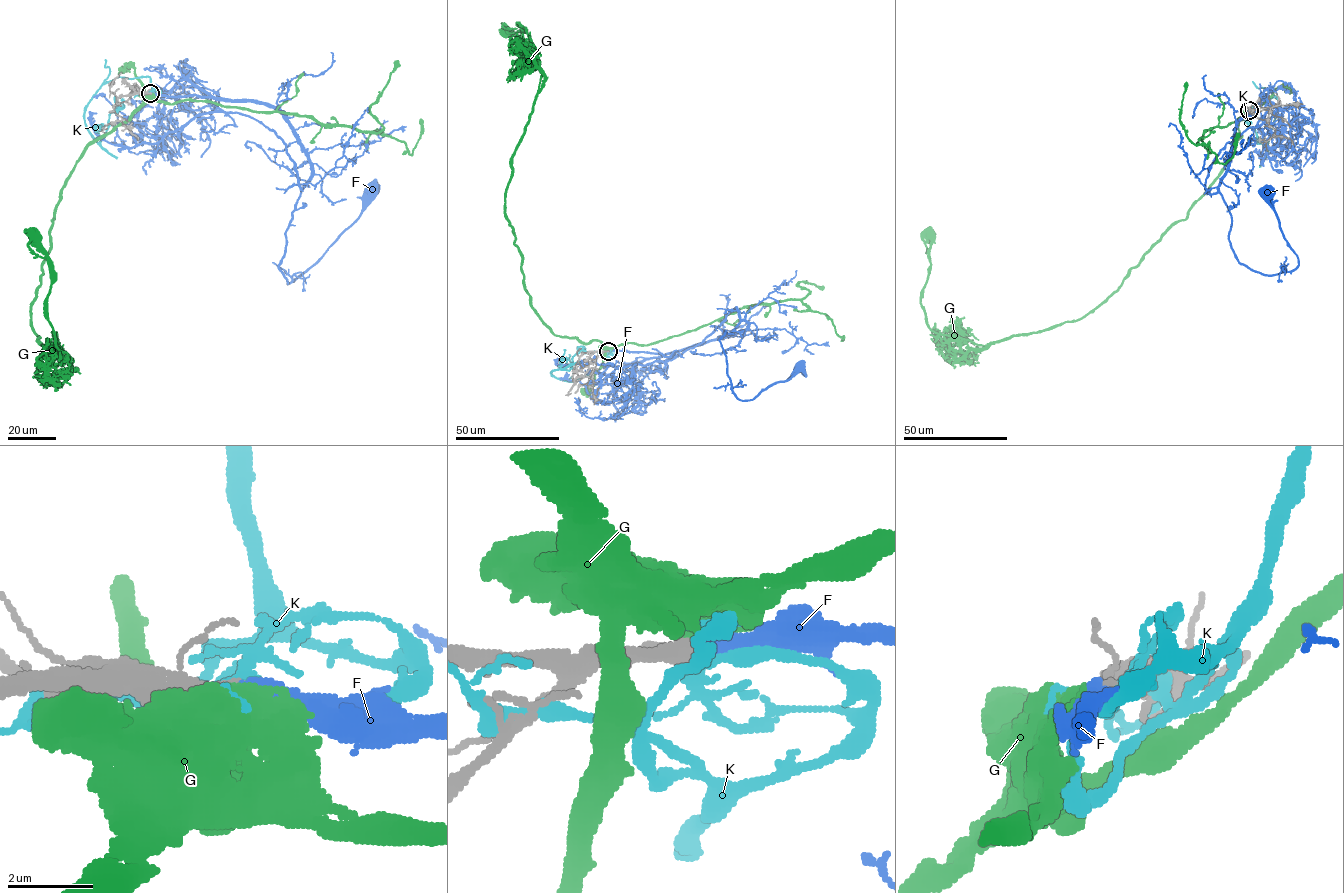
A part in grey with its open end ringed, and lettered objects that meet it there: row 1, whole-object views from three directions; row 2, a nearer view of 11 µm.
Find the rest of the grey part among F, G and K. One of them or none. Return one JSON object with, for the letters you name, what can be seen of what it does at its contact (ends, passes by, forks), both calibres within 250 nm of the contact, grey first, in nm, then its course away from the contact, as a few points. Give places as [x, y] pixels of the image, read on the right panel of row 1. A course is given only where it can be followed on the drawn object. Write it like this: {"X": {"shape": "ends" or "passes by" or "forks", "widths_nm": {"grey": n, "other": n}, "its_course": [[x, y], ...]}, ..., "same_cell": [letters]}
{"F": {"shape": "ends", "widths_nm": {"grey": 480, "other": 460}, "its_course": [[1249, 110], [1218, 187], [1229, 241], [1254, 271], [1292, 271], [1298, 257], [1264, 195]]}, "same_cell": ["F"]}

